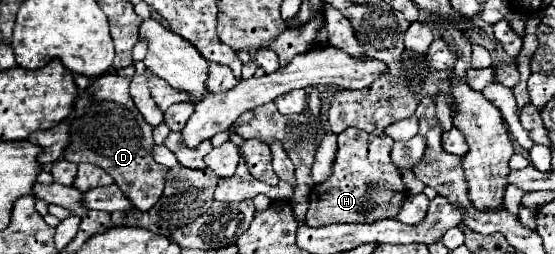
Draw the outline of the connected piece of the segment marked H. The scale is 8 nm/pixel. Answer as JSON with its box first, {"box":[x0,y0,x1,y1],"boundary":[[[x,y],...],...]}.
{"box":[306,128,408,224],"boundary":[[[346,128],[338,134],[338,156],[334,160],[332,176],[312,188],[306,224],[374,224],[384,218],[396,218],[408,192],[404,190],[404,184],[394,186],[396,182],[402,182],[402,174],[390,160],[392,144],[394,140],[390,140],[390,136],[366,134],[360,128]]]}

